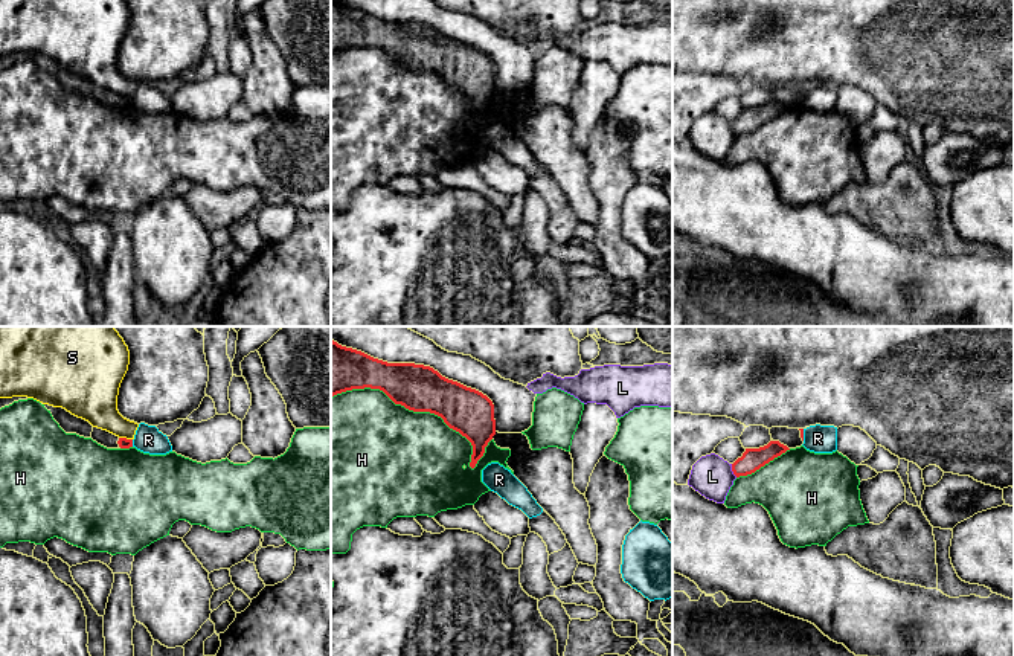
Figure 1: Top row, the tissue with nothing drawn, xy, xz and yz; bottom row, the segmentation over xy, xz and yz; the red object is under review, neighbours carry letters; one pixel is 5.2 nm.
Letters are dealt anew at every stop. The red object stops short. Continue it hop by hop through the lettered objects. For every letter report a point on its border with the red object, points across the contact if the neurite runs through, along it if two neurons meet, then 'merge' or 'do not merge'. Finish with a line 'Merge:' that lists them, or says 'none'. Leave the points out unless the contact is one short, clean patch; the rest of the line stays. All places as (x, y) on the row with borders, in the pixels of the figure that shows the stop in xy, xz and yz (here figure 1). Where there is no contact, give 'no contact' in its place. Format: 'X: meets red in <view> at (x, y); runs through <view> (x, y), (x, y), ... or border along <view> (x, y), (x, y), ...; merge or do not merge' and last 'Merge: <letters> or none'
H: meets red in xz at (427, 411); do not merge
L: meets red in yz at (732, 470); do not merge
R: meets red in yz at (802, 435); border along yz (802, 429), (804, 440); do not merge
S: meets red in xy at (125, 438); do not merge
Merge: none

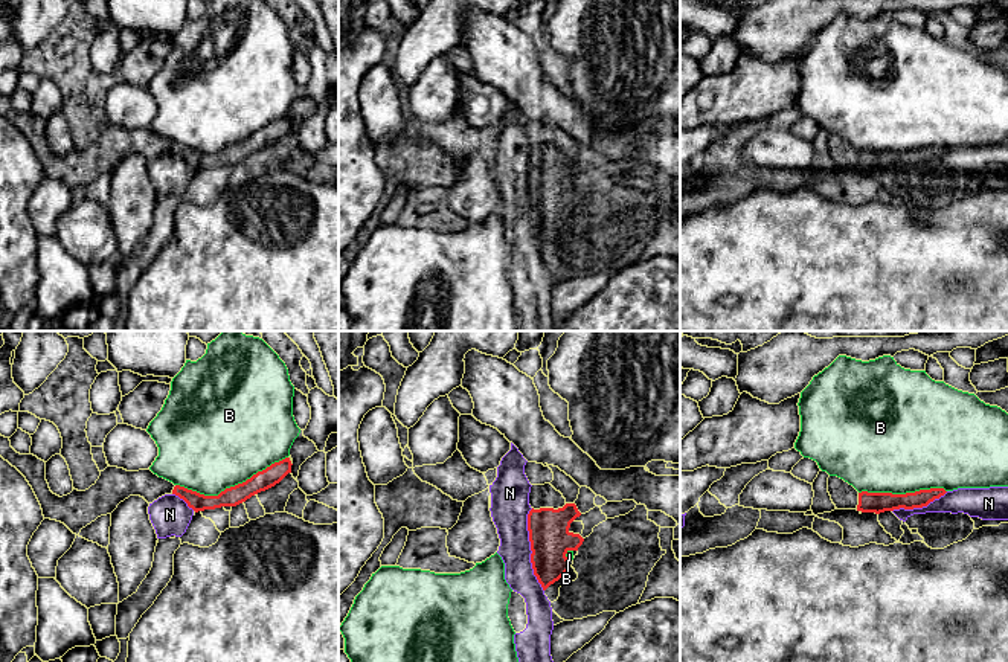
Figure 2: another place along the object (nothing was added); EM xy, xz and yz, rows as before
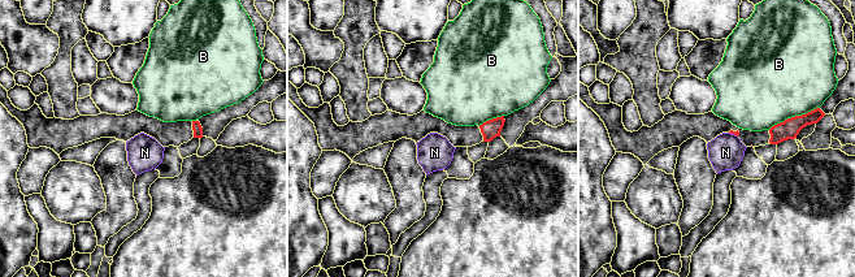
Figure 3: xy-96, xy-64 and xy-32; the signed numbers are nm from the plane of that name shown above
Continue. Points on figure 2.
B: meets red in xy at (231, 487); do not merge
N: meets red in xz at (531, 549); do not merge
Merge: none

